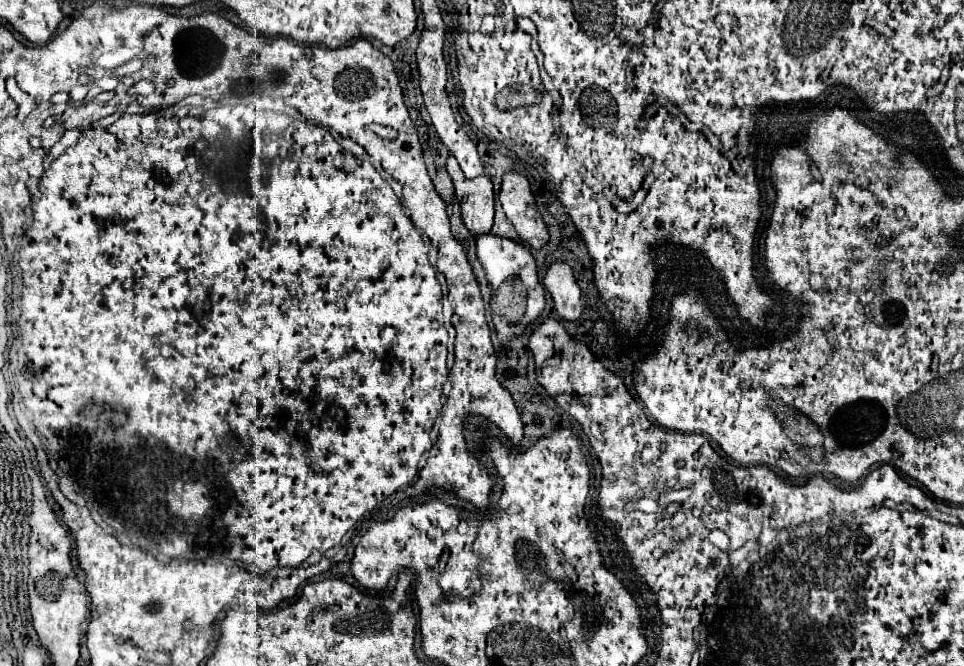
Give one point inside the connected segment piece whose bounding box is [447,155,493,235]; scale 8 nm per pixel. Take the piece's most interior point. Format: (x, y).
(475, 196)

